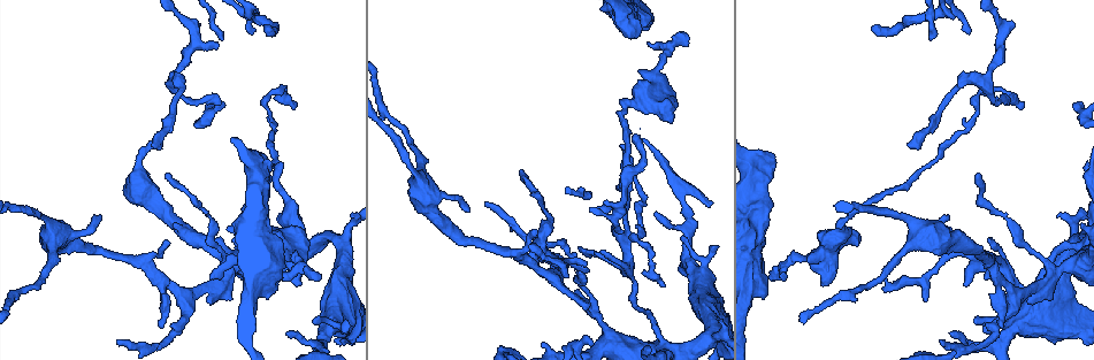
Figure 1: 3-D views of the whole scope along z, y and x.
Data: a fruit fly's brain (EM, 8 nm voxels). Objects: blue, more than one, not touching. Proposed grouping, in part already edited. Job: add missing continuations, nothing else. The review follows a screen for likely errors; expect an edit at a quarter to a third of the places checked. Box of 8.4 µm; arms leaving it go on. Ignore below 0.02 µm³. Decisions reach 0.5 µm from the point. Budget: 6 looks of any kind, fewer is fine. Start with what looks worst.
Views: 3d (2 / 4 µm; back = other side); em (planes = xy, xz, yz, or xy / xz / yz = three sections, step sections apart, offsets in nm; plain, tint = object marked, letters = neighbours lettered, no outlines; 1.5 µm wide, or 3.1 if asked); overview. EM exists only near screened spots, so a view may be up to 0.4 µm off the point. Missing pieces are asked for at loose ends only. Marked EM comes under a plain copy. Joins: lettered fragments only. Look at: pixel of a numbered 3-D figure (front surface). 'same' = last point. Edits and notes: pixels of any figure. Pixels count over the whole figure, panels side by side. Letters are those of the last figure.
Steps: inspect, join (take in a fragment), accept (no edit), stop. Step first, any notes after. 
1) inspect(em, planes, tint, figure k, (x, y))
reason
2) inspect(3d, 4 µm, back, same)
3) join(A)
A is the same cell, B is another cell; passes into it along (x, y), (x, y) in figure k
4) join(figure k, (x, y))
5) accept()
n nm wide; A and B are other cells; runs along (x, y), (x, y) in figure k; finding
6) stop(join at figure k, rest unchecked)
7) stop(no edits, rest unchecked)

inspect(em, xz, step 4, letters, figure 1, (269, 297))
an open end

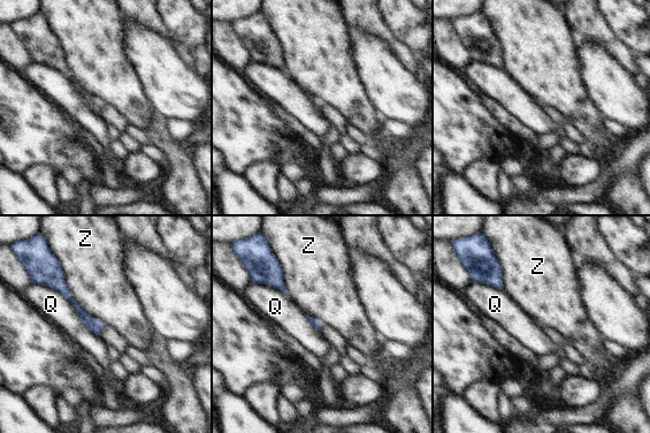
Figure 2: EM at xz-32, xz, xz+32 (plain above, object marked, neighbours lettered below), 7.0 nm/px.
inspect(em, planes, letters, same)
another direction

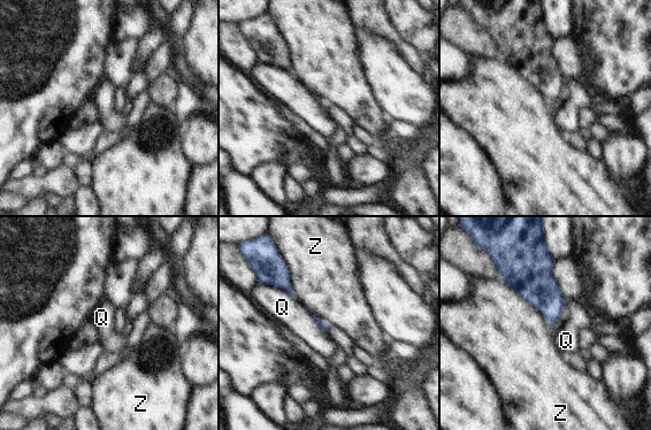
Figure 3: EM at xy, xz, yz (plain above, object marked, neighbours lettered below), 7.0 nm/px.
accept()
Q and Z are other cells; border along (502, 281), (535, 306), (549, 328) in figure 3; none of them fits

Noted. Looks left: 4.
inspect(3d, 2 µm, figure 1, (963, 284))
branch stops here

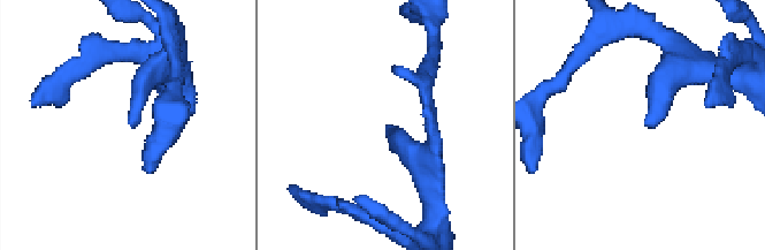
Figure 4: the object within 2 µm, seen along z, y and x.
inspect(em, yz, step 4, letters, figure 4, (386, 125))

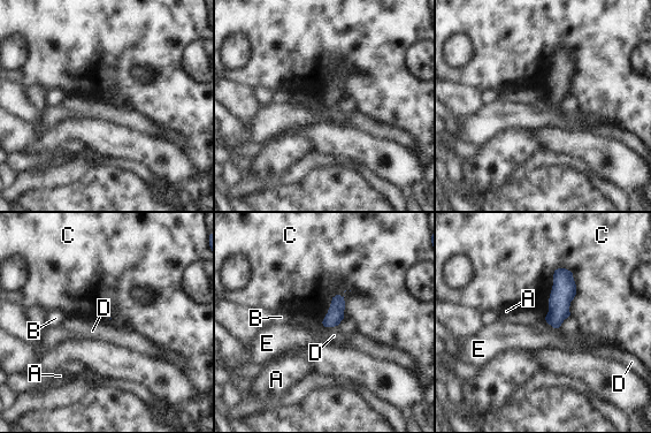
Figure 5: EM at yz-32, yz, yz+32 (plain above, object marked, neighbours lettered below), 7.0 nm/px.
accept()
A, B, C, D and E are other cells; none of them fits

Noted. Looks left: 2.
inspect(em, planes, letters, figure 1, (980, 175))
end of a long branch

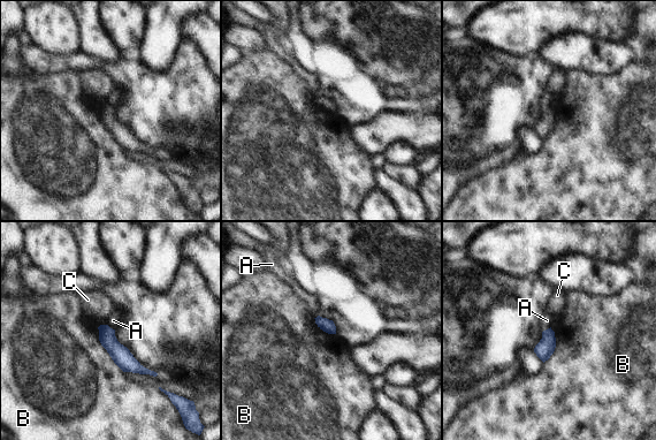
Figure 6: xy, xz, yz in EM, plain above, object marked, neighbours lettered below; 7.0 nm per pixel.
accept()
A, B and C are other cells; runs along (103, 327), (108, 341), (145, 371) in figure 6; none of them fits

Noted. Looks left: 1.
stop(no edits, rest unchecked)

